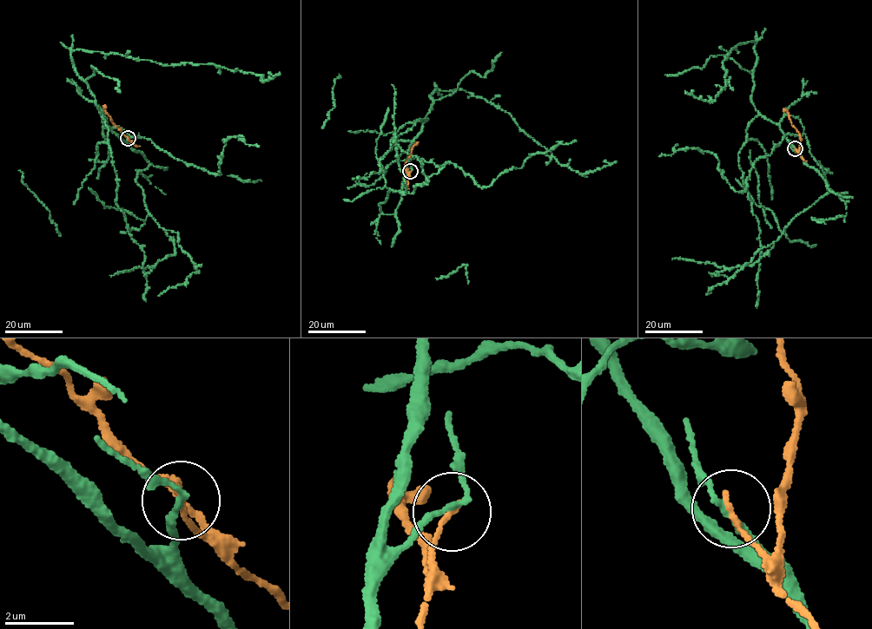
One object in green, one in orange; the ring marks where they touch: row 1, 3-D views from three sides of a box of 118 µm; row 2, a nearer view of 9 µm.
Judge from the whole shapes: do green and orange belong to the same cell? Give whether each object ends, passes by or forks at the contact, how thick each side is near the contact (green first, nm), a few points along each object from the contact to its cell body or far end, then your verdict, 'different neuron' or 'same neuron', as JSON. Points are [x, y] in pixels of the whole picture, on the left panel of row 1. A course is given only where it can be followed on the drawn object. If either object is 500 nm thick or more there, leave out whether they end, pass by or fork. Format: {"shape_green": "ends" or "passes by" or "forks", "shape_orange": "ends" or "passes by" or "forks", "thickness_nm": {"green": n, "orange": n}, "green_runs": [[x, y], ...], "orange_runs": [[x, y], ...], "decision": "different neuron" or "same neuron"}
{"shape_green": "passes by", "shape_orange": "ends", "thickness_nm": {"green": 160, "orange": 160}, "green_runs": [[128, 138], [124, 142], [105, 121], [74, 67], [72, 49], [163, 64], [212, 63], [267, 81], [280, 72]], "orange_runs": [[128, 138], [114, 124], [104, 105]], "decision": "different neuron"}

